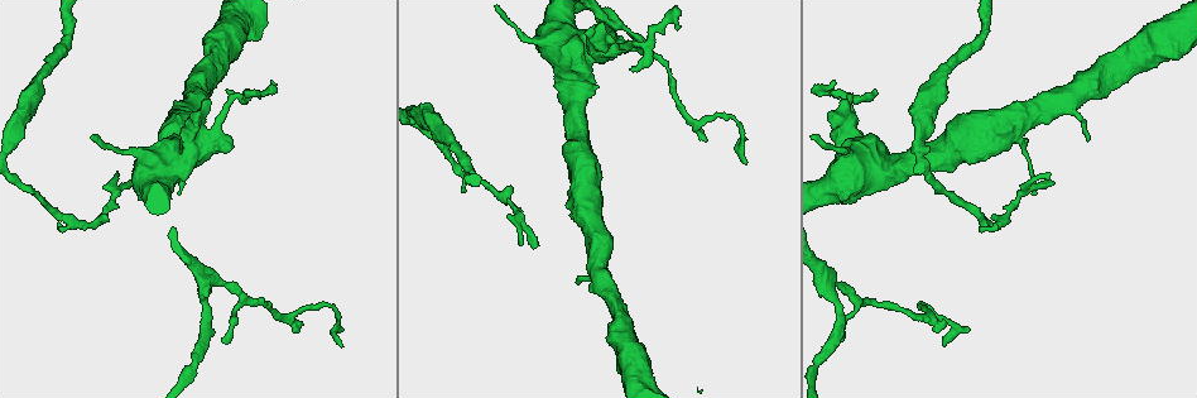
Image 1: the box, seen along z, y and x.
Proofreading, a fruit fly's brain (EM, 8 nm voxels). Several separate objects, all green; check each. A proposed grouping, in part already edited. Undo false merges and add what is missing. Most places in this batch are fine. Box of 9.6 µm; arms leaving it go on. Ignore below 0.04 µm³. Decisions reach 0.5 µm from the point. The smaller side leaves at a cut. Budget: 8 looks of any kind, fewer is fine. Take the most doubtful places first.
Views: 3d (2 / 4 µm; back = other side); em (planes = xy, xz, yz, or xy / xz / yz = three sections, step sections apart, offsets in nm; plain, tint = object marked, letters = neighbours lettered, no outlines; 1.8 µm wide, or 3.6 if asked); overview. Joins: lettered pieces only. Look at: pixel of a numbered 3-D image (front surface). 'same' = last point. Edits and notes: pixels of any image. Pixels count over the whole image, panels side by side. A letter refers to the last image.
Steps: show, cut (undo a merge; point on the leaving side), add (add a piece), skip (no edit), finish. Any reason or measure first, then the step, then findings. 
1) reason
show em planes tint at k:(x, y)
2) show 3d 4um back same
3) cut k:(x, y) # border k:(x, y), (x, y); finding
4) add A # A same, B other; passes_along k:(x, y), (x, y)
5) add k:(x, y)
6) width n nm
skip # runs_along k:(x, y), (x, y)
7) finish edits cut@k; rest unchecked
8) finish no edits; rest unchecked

thin end
show em xz step 16 letters at 1:(835, 80)

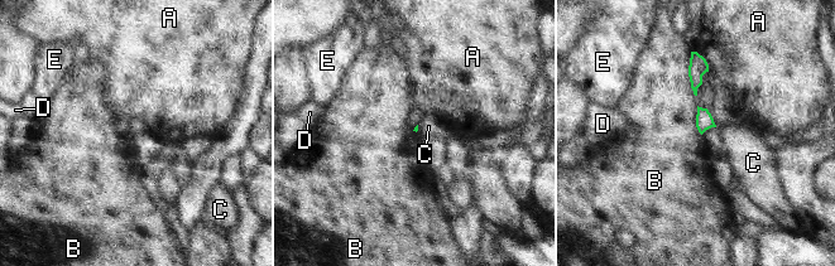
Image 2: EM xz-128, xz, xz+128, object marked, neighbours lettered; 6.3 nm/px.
cut it another way
show em planes letters same

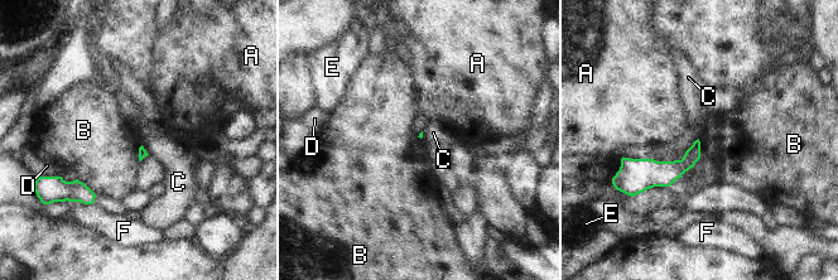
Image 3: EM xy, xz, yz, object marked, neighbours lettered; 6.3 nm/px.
skip # A other, B other, C other, D other, E other, F other; border 3:(699, 139), (699, 159), (680, 175); no lettered piece goes on from it

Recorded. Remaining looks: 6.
free end
show em planes plain at 1:(341, 347)

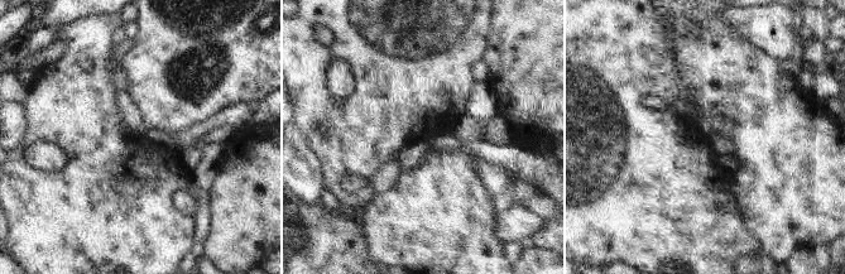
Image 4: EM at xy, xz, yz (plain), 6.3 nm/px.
show em planes letters same

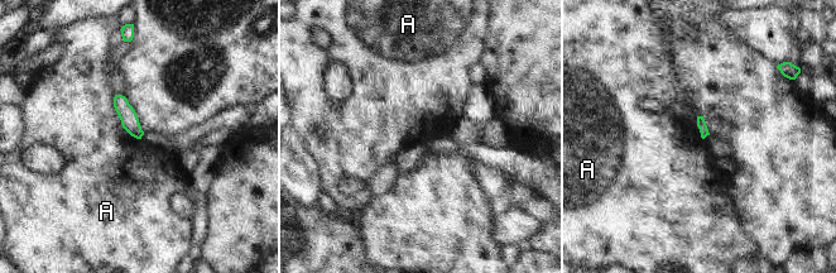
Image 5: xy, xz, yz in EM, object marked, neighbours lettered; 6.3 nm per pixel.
skip # A other; border 5:(114, 95), (120, 124), (138, 139); no lettered piece goes on from it

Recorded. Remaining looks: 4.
tapers out
show em planes letters at 1:(579, 283)

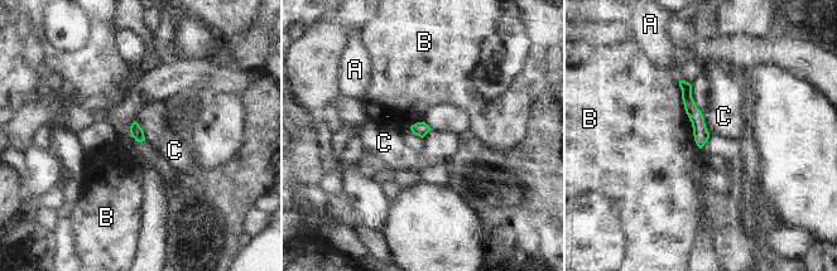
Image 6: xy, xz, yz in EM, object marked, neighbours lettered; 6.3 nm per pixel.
skip # A other, B other, C other; none of them fits

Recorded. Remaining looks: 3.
branch stops here
show em 3.6um yz step 8 letters at 1:(227, 340)

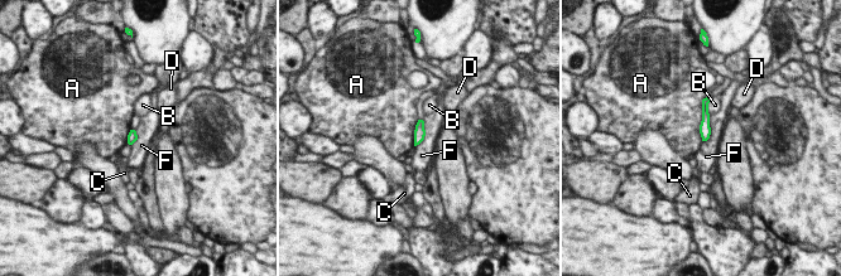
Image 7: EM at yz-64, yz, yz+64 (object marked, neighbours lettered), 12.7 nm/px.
show em 3.6um planes letters same

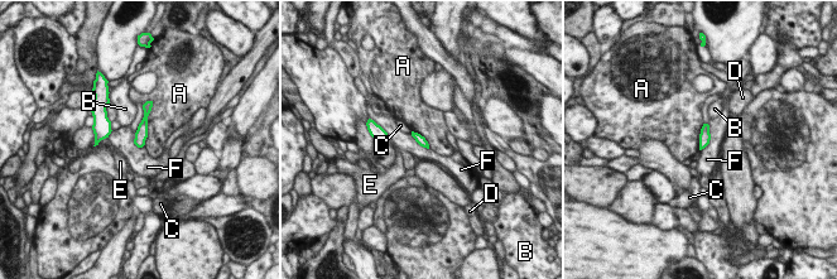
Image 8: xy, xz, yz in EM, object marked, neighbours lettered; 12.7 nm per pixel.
skip # A other, B other, C other, D other, E other, F other; runs_along 8:(147, 106), (139, 143); none of them fits

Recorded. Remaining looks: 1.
finish no edits; rest unchecked

